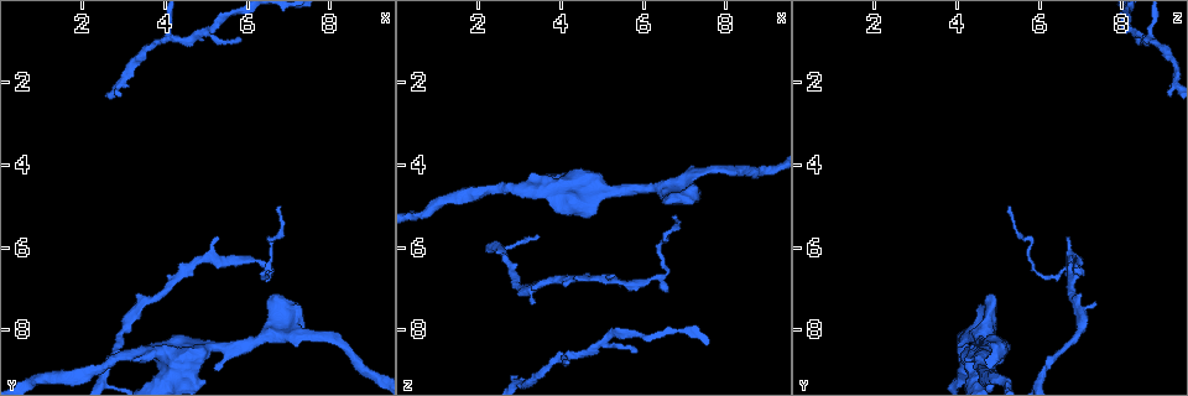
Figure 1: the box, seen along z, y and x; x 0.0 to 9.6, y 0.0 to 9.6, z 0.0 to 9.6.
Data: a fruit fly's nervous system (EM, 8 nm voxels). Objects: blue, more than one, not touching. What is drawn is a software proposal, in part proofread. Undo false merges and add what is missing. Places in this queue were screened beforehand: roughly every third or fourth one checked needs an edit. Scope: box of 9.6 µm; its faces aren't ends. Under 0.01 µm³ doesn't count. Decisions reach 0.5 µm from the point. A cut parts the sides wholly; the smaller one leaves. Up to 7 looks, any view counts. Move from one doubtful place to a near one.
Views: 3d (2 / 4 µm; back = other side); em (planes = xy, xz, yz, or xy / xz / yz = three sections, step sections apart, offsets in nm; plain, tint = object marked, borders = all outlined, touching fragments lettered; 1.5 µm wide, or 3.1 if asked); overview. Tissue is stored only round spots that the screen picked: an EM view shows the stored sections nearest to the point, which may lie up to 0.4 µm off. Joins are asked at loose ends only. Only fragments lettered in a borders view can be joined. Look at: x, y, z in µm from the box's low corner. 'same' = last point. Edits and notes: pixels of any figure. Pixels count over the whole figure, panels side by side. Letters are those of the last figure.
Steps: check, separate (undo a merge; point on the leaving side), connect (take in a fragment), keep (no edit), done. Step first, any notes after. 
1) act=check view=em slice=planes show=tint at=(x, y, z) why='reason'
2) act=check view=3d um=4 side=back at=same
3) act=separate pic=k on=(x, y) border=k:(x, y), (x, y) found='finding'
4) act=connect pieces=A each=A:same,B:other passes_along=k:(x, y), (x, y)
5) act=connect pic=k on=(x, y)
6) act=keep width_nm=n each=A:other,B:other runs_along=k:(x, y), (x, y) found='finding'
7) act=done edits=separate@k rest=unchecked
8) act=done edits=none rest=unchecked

act=check view=em slice=planes show=borders at=(4.00, 0.90, 8.65) why='branch point'

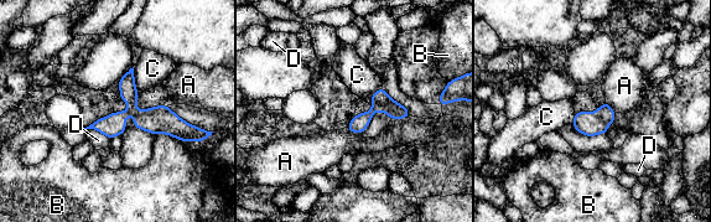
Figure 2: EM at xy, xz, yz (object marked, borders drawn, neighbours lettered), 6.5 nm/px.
act=separate pic=2 on=(605, 110) longest_contact=C:170nm each=A:other,B:other,C:other,D:other border=2:(596, 112), (608, 124) found='two neurons meet here'

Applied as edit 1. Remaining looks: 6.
act=check view=3d um=2 at=(6.80, 5.00, 5.20) why='long arm stops here'

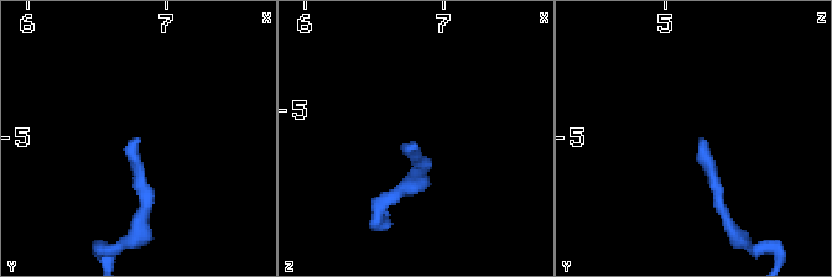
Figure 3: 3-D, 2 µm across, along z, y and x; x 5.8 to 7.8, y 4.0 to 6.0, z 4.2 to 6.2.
act=check view=em slice=planes show=borders at=(6.74, 5.02, 5.26)

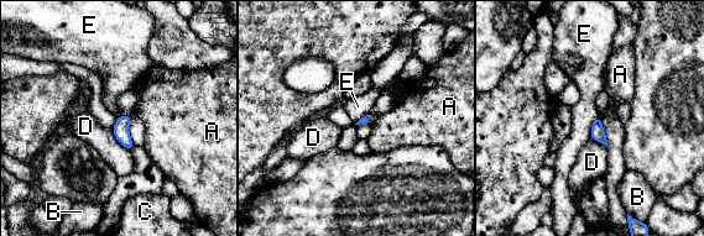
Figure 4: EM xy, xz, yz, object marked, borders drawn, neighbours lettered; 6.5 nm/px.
act=keep each=A:other,B:other,C:other,D:other,E:other border=4:(599, 115), (592, 125), (589, 137) found='none of them fits'

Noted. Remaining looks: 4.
act=check view=3d um=4 at=(5.30, 5.80, 6.70) why='tapers out'

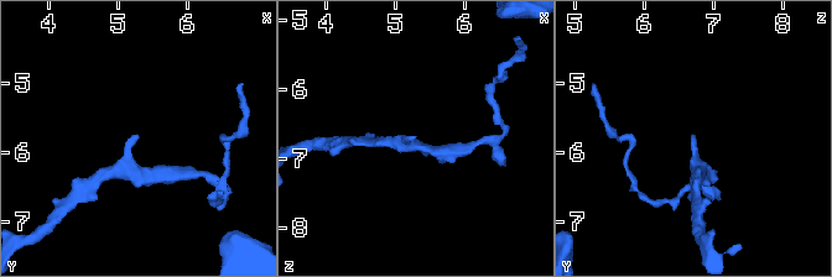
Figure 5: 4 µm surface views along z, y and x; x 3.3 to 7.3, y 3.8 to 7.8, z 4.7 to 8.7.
act=check view=em slice=yz step=8 show=borders at=(5.25, 5.75, 6.70)

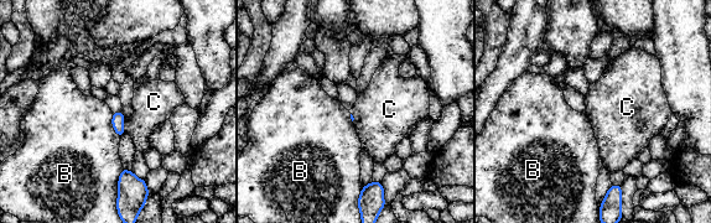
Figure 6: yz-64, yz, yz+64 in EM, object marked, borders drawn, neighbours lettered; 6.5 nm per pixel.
act=keep each=B:other,C:other border=6:(125, 118), (124, 133) found='no lettered fragment goes on from it'

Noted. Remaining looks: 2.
act=done edits=separate@2 rest=unchecked

